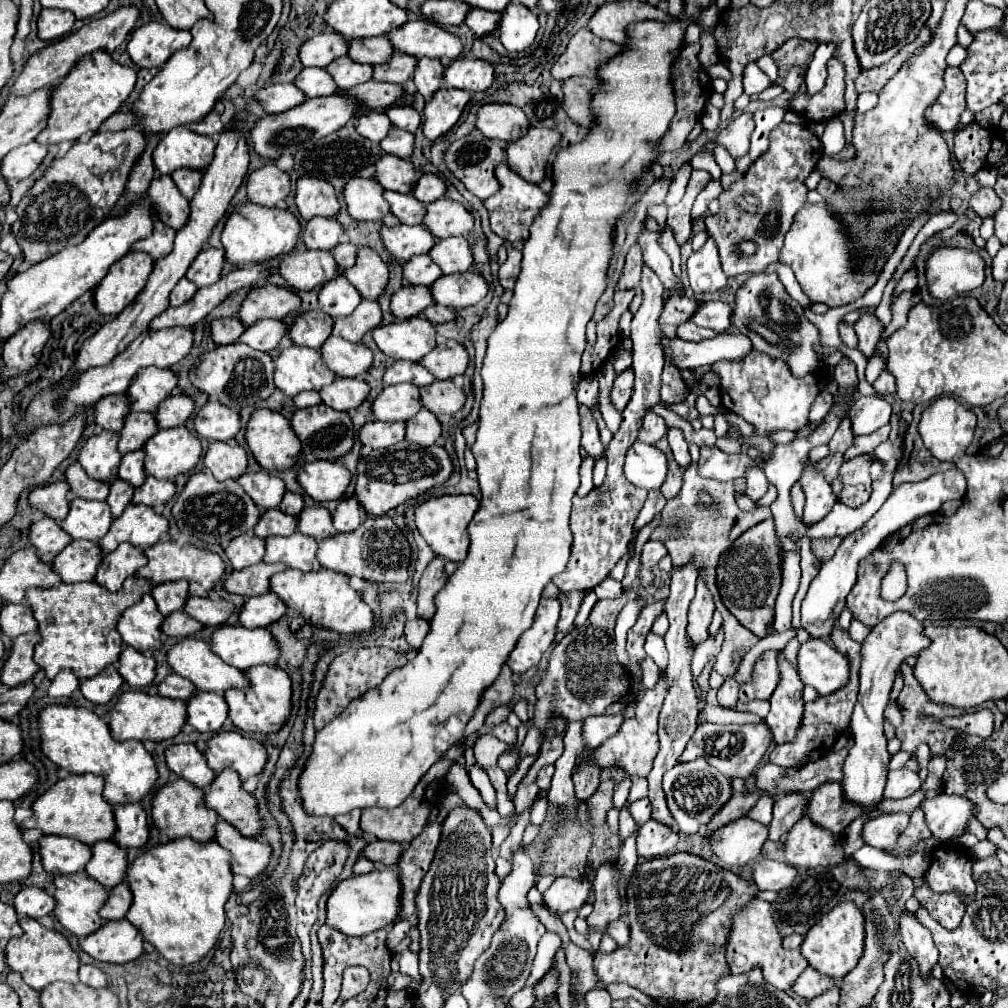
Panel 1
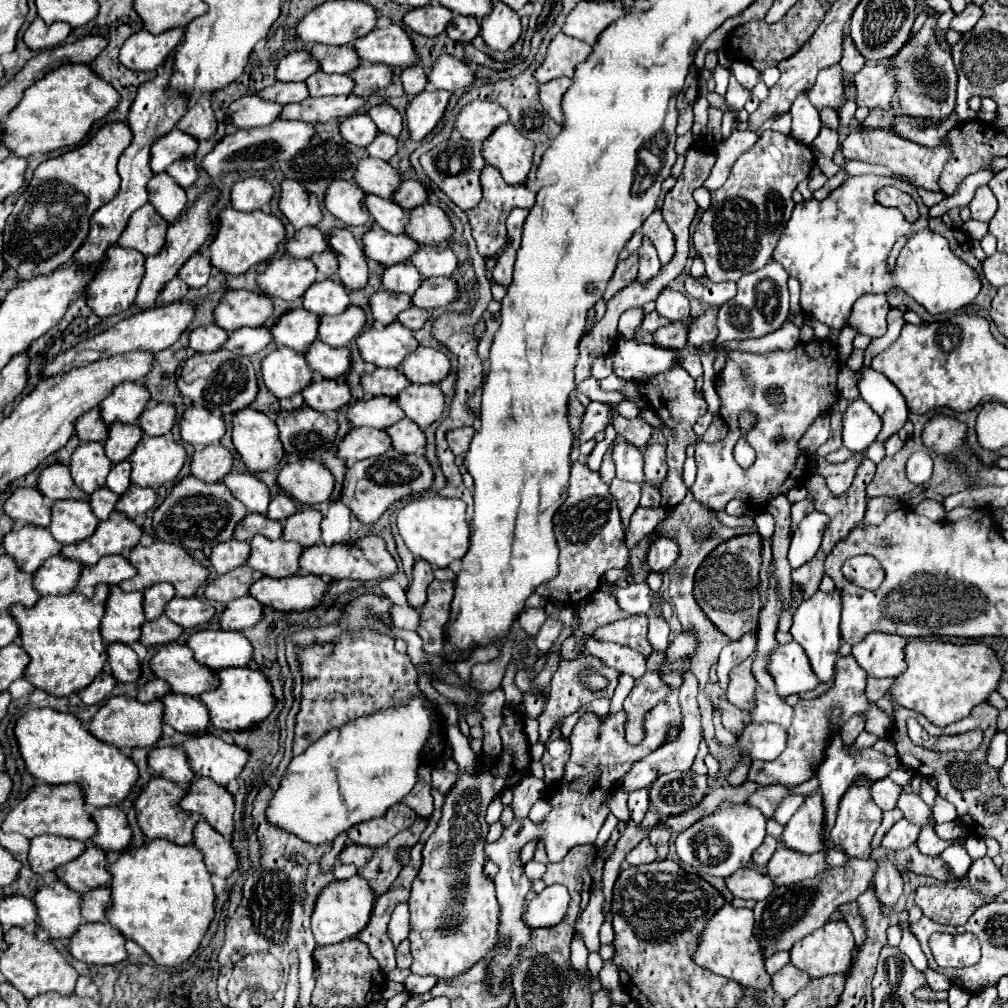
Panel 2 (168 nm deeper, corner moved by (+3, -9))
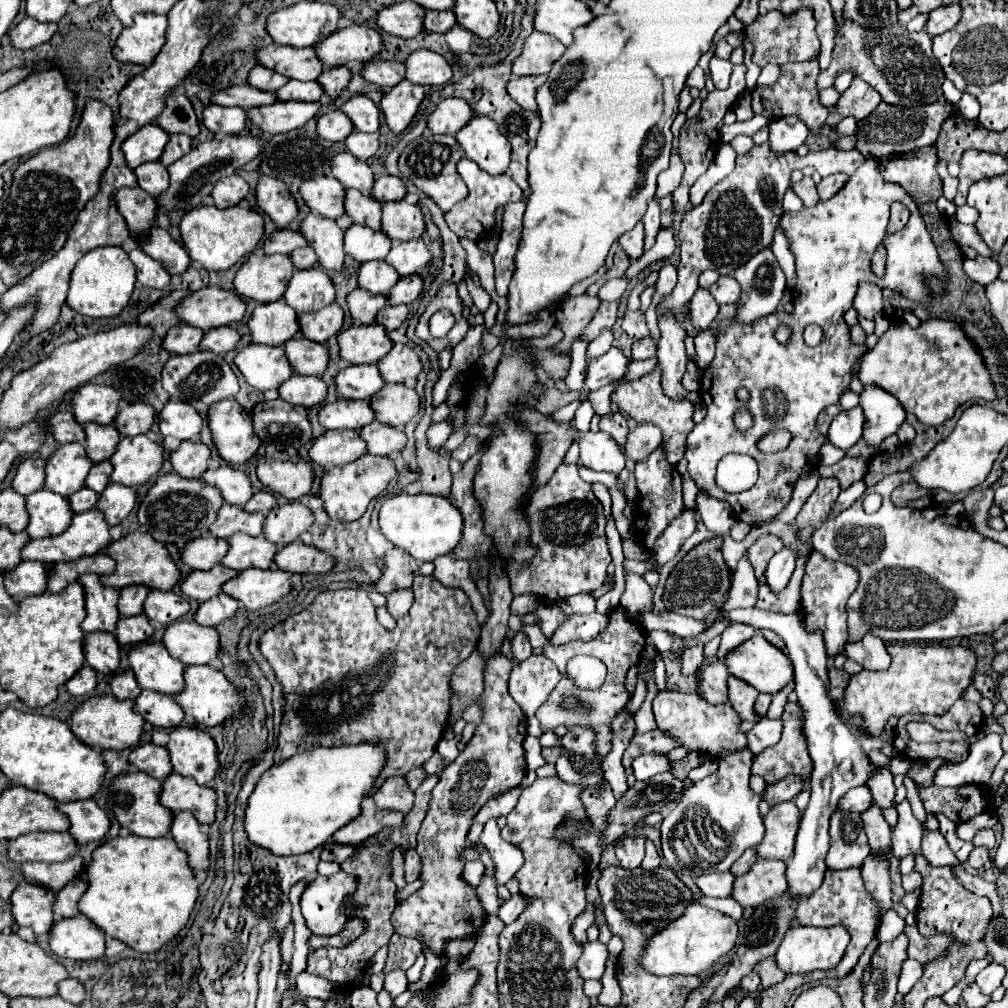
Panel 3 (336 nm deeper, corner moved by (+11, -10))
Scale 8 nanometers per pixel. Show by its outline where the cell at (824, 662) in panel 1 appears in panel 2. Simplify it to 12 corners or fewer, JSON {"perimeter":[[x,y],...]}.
{"perimeter":[[780,645],[768,663],[784,697],[820,685],[804,649]]}

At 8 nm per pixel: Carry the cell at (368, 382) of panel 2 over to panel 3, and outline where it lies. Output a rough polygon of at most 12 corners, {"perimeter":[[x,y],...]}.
{"perimeter":[[376,364],[338,370],[338,396],[370,400],[384,386]]}

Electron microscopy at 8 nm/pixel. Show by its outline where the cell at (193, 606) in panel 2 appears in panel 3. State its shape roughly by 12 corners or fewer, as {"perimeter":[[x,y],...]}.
{"perimeter":[[150,590],[144,614],[170,624],[190,610],[186,596]]}

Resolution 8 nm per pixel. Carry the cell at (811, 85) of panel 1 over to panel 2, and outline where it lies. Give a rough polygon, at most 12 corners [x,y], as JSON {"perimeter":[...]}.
{"perimeter":[[808,91],[794,101],[792,135],[810,145],[822,125]]}

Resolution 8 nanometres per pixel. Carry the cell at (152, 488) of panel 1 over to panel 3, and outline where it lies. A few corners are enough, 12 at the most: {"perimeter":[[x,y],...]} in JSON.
{"perimeter":[[108,484],[96,508],[110,526],[120,524],[134,508],[136,492]]}

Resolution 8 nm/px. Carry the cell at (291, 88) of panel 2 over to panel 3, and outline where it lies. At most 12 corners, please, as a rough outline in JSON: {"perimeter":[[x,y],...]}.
{"perimeter":[[232,86],[210,96],[212,104],[244,110],[274,104],[272,92]]}

